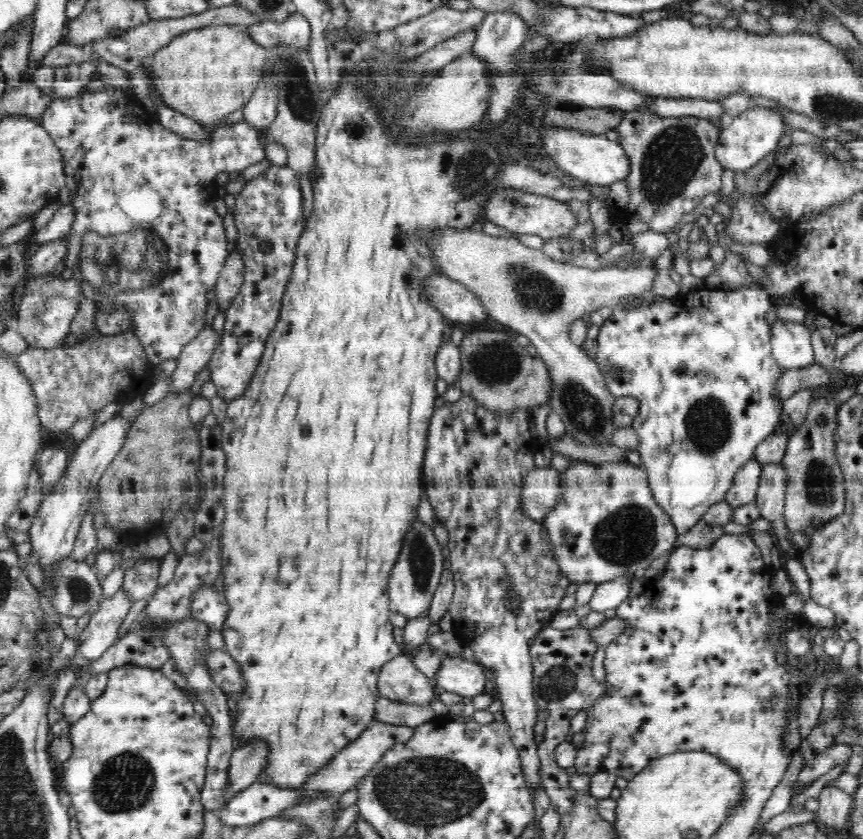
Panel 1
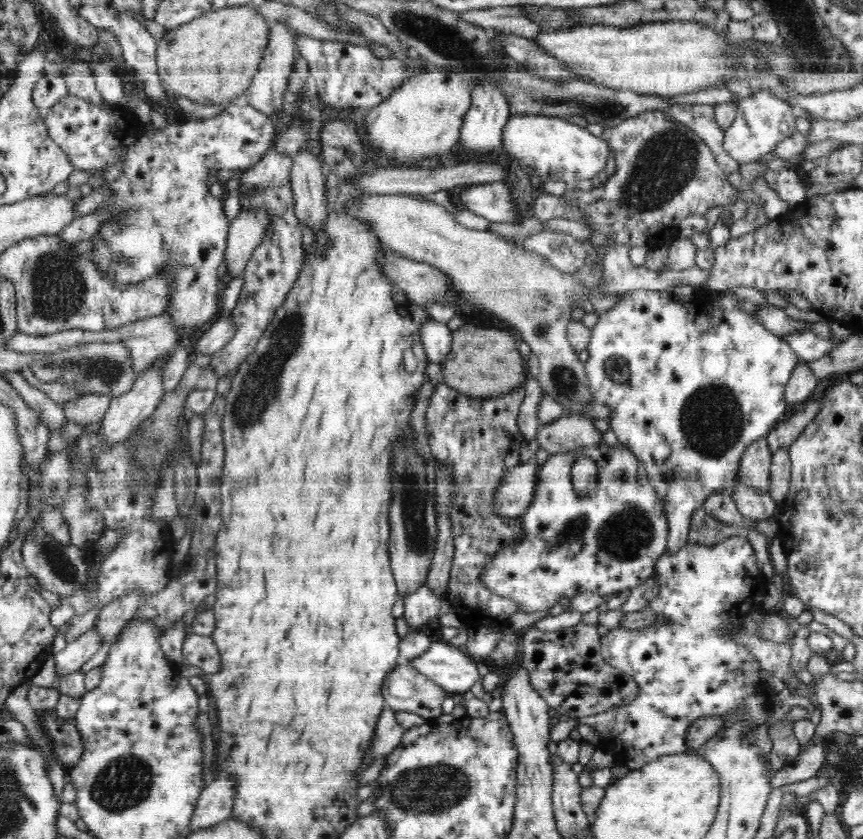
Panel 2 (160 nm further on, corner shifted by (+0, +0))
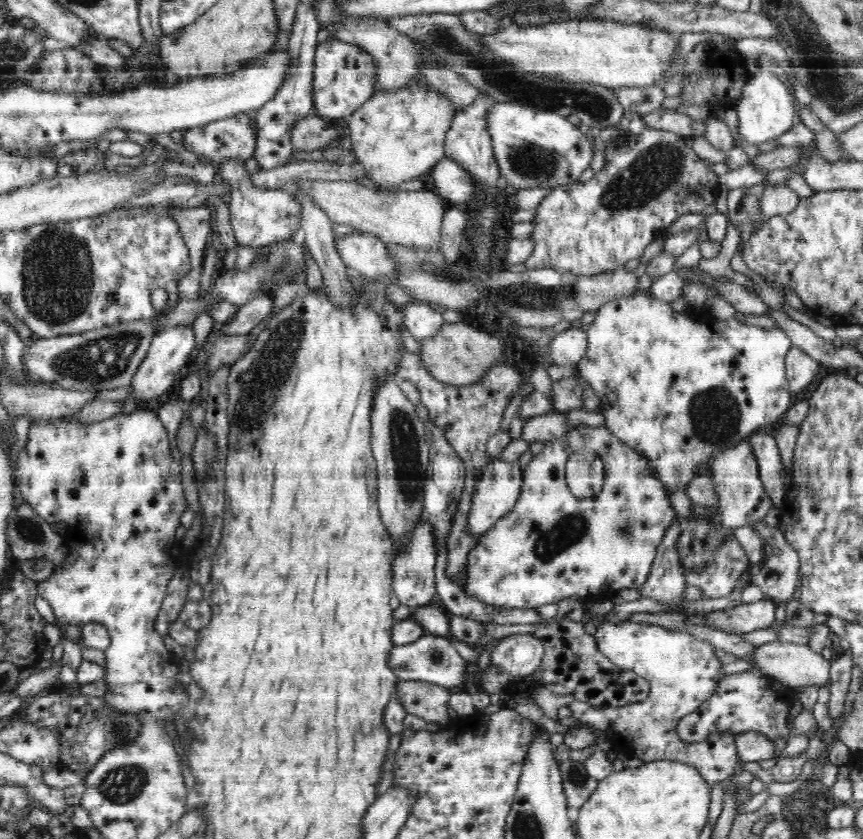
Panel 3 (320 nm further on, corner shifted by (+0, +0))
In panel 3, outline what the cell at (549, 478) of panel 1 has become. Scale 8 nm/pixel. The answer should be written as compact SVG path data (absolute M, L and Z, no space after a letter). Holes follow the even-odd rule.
M494 459L493 463L484 466L482 476L480 476L476 490L474 490L474 504L470 508L470 516L467 521L468 533L486 533L495 522L504 518L508 512L512 512L514 504L520 498L522 482L524 482L524 471L517 461L506 462L503 459Z

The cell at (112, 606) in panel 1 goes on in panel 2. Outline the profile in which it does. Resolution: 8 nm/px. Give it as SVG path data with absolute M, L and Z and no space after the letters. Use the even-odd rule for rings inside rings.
M93 628L78 639L68 643L64 650L54 654L57 676L65 676L82 668L82 665L88 662L101 646L99 632Z

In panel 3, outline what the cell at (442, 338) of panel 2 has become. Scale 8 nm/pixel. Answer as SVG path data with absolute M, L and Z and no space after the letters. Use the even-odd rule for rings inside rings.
M424 301L408 302L401 308L405 327L418 342L435 335L445 323L442 311L436 311L433 305Z

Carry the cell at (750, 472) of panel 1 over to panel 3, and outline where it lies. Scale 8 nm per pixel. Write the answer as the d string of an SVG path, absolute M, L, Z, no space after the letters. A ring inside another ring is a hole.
M755 433L754 436L750 436L750 445L758 461L761 482L775 510L781 506L786 494L780 449L775 437L764 433Z

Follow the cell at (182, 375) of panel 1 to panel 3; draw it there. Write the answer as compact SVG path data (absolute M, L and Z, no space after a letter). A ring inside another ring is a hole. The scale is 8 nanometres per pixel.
M257 296L251 298L246 304L239 307L236 314L226 323L218 323L213 329L209 339L213 342L224 335L249 334L264 318L272 314L274 308L273 297Z

